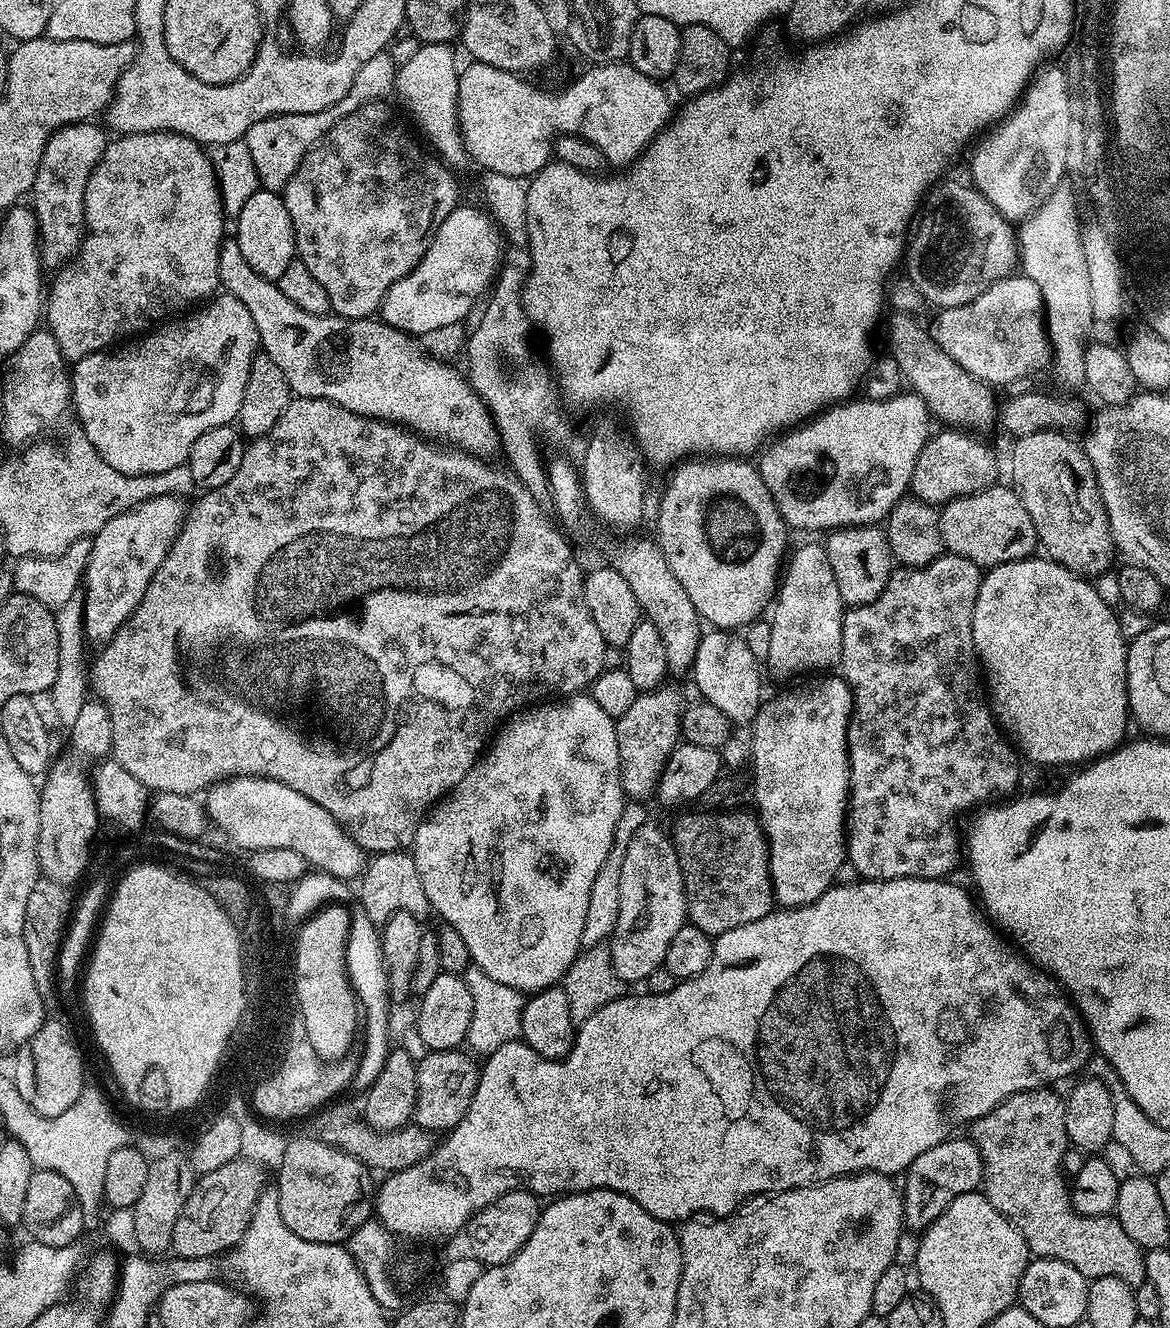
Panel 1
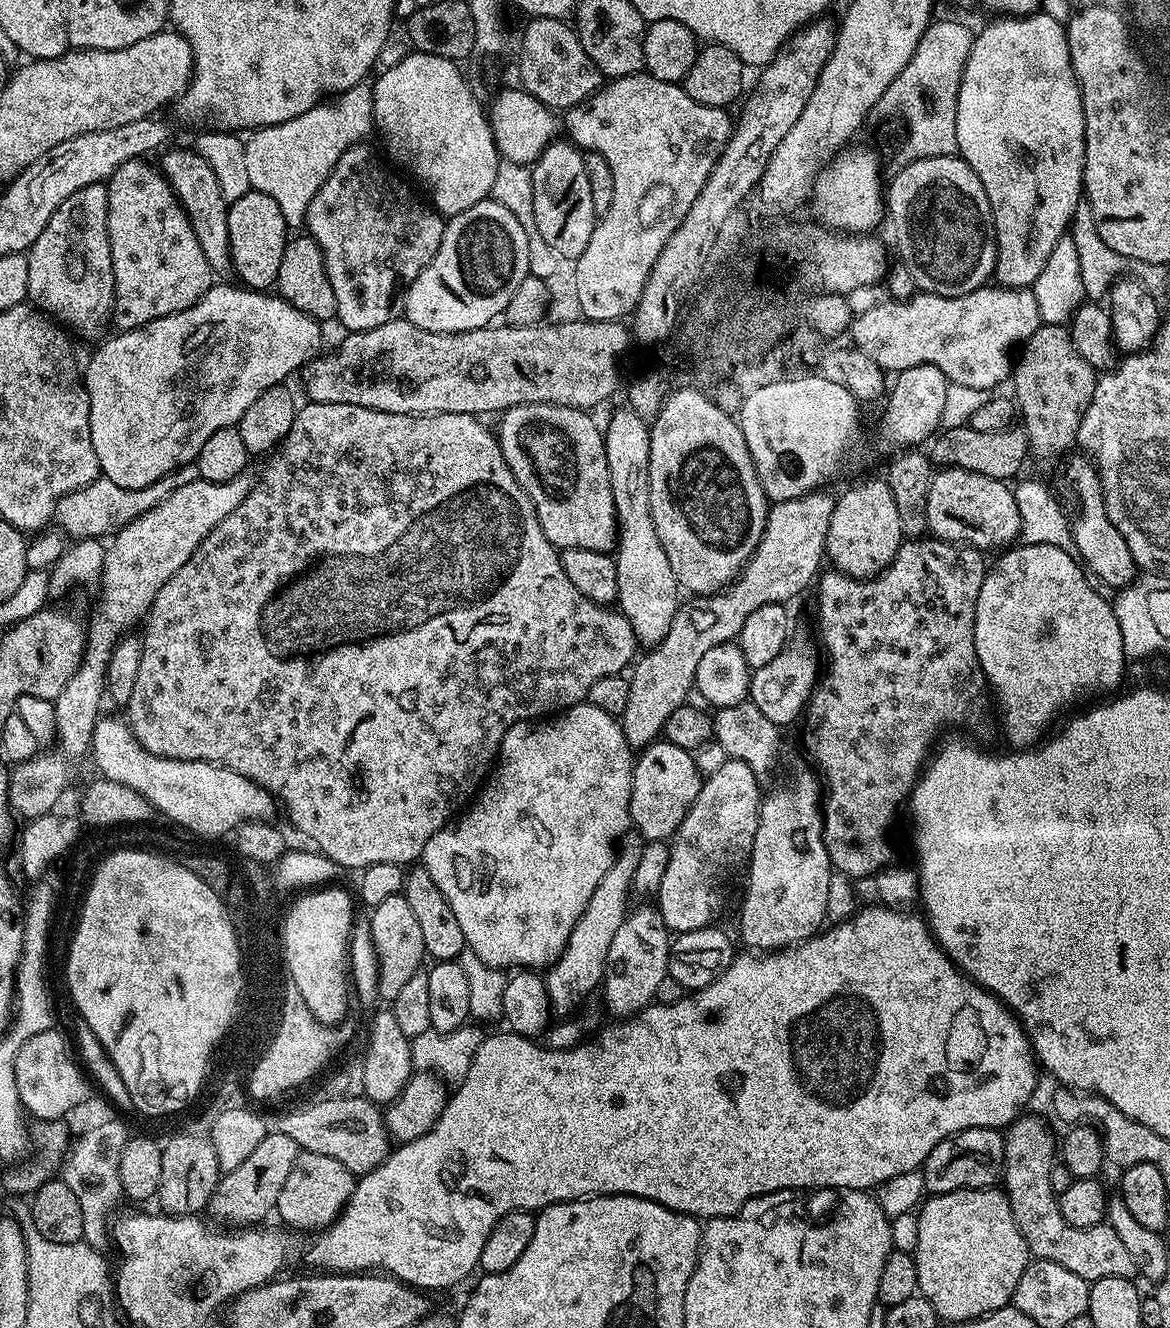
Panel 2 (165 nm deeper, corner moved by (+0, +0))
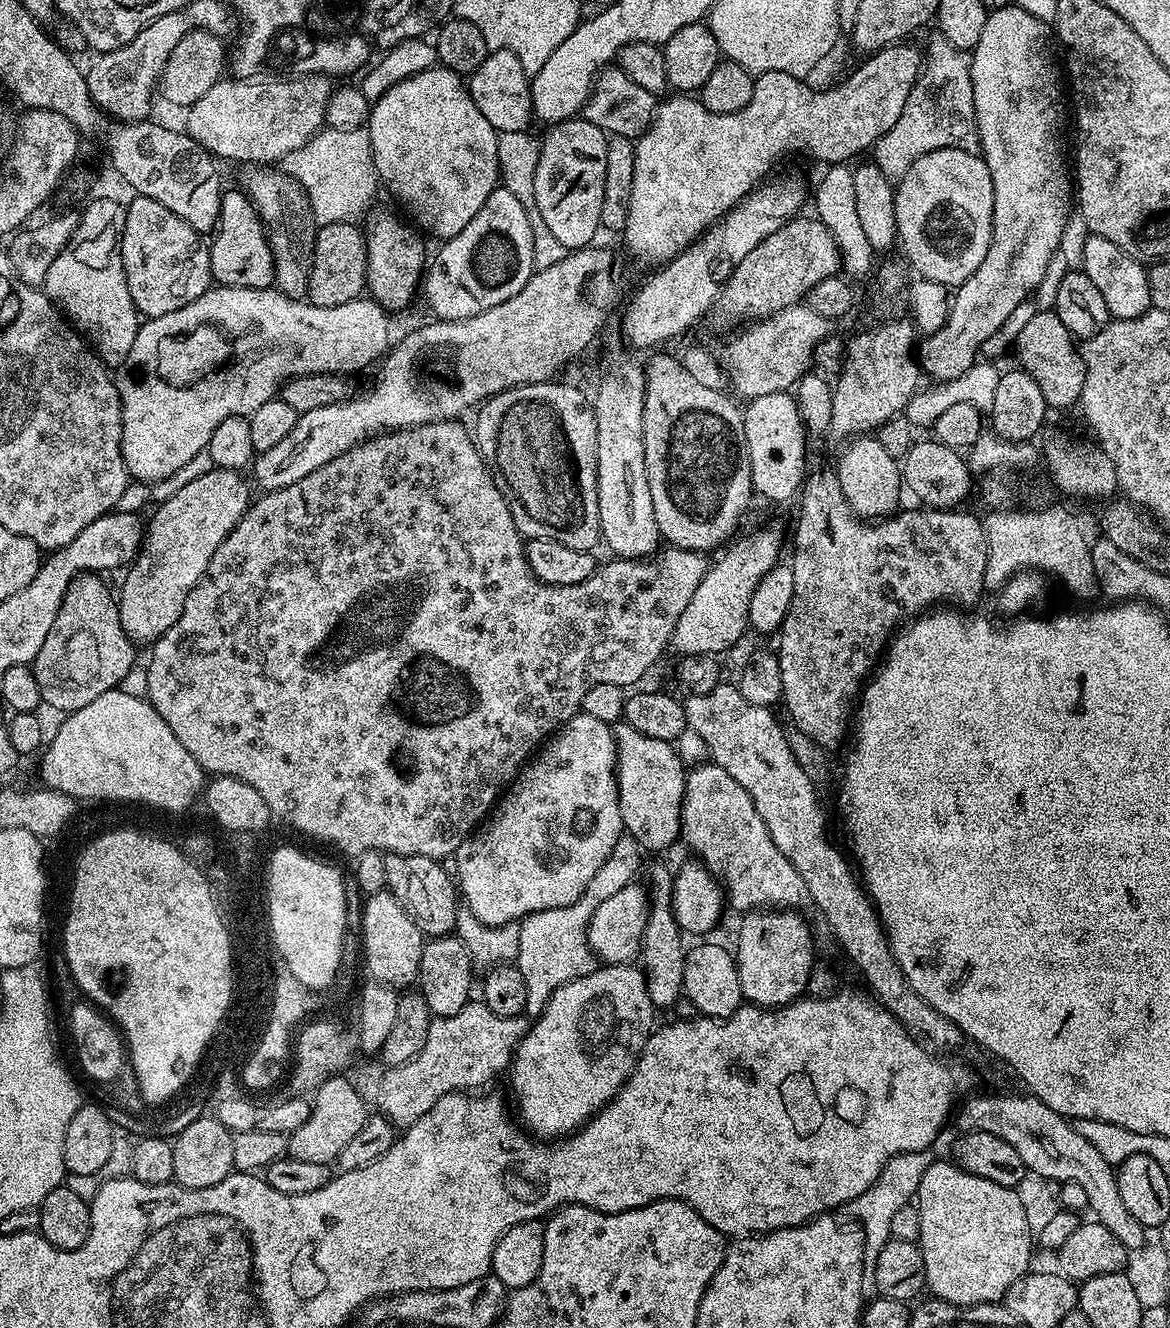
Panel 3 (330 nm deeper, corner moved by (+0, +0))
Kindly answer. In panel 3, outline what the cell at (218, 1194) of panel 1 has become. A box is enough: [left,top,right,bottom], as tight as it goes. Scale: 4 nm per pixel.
[287,1075,370,1165]

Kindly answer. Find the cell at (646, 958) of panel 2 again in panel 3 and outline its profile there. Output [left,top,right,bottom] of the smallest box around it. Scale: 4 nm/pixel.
[510,962,654,1138]

